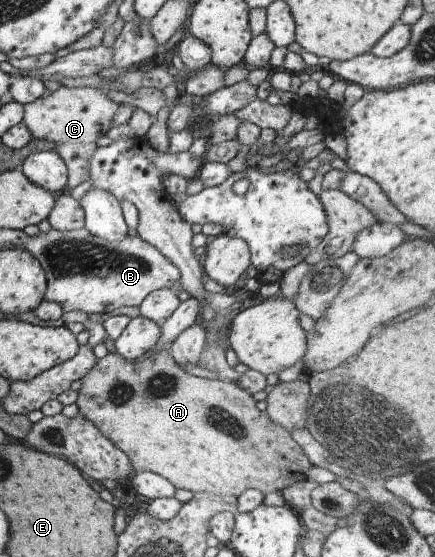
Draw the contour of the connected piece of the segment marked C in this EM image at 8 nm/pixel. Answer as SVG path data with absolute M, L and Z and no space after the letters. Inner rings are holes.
M60 86L47 97L40 97L24 105L22 122L27 126L33 138L55 141L54 149L67 164L68 184L71 191L83 181L90 179L90 163L97 141L113 127L113 118L118 106L107 97L106 91L99 86L69 88Z

